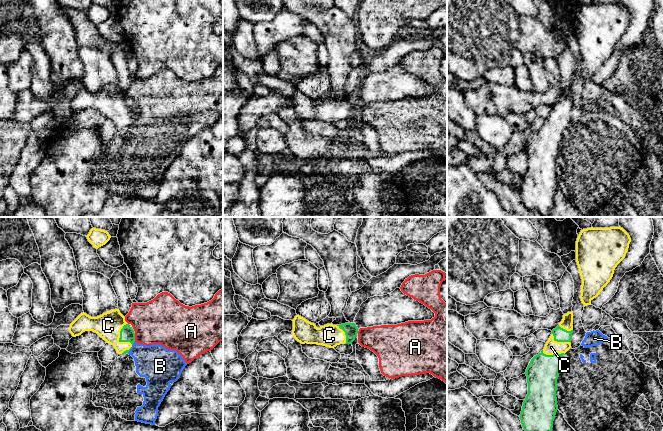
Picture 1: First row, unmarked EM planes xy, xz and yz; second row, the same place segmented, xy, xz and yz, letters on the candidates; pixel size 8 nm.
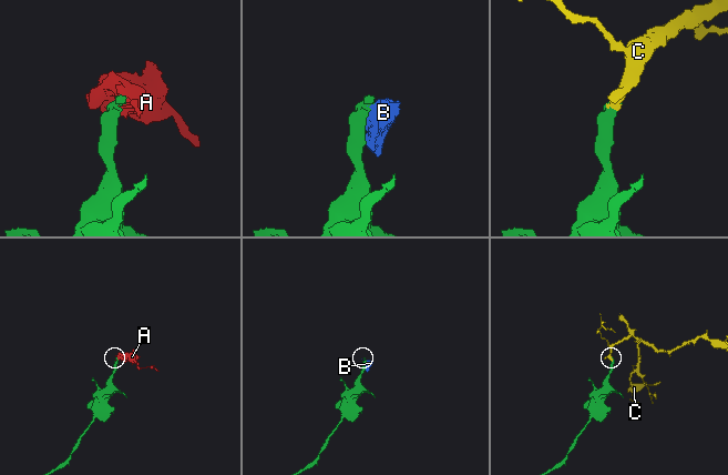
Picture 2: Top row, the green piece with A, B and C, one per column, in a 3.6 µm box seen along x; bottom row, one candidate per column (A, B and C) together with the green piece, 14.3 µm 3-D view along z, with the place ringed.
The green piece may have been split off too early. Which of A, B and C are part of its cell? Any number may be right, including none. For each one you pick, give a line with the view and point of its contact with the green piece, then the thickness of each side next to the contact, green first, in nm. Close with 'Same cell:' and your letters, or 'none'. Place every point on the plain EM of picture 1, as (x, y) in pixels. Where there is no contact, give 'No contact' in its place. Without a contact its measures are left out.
C: Touches green at xy (119, 114). Thickness 120 nm (green) against 200 nm
Same cell: C

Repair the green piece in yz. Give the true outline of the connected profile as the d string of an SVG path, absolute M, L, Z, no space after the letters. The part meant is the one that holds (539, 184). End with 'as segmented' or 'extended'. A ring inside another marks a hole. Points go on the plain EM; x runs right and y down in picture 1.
M573 88L563 91L562 97L552 106L549 116L544 125L534 132L527 145L528 170L523 178L520 196L523 205L530 211L538 211L542 217L548 217L548 213L553 204L553 197L558 186L556 166L557 155L559 153L559 143L562 139L563 131L571 124L573 109Z; extended

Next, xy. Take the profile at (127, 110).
M119 85L111 86L97 93L81 89L69 103L73 113L85 107L93 107L103 114L106 119L114 122L118 130L129 129L135 118L135 109L125 97Z; extended

